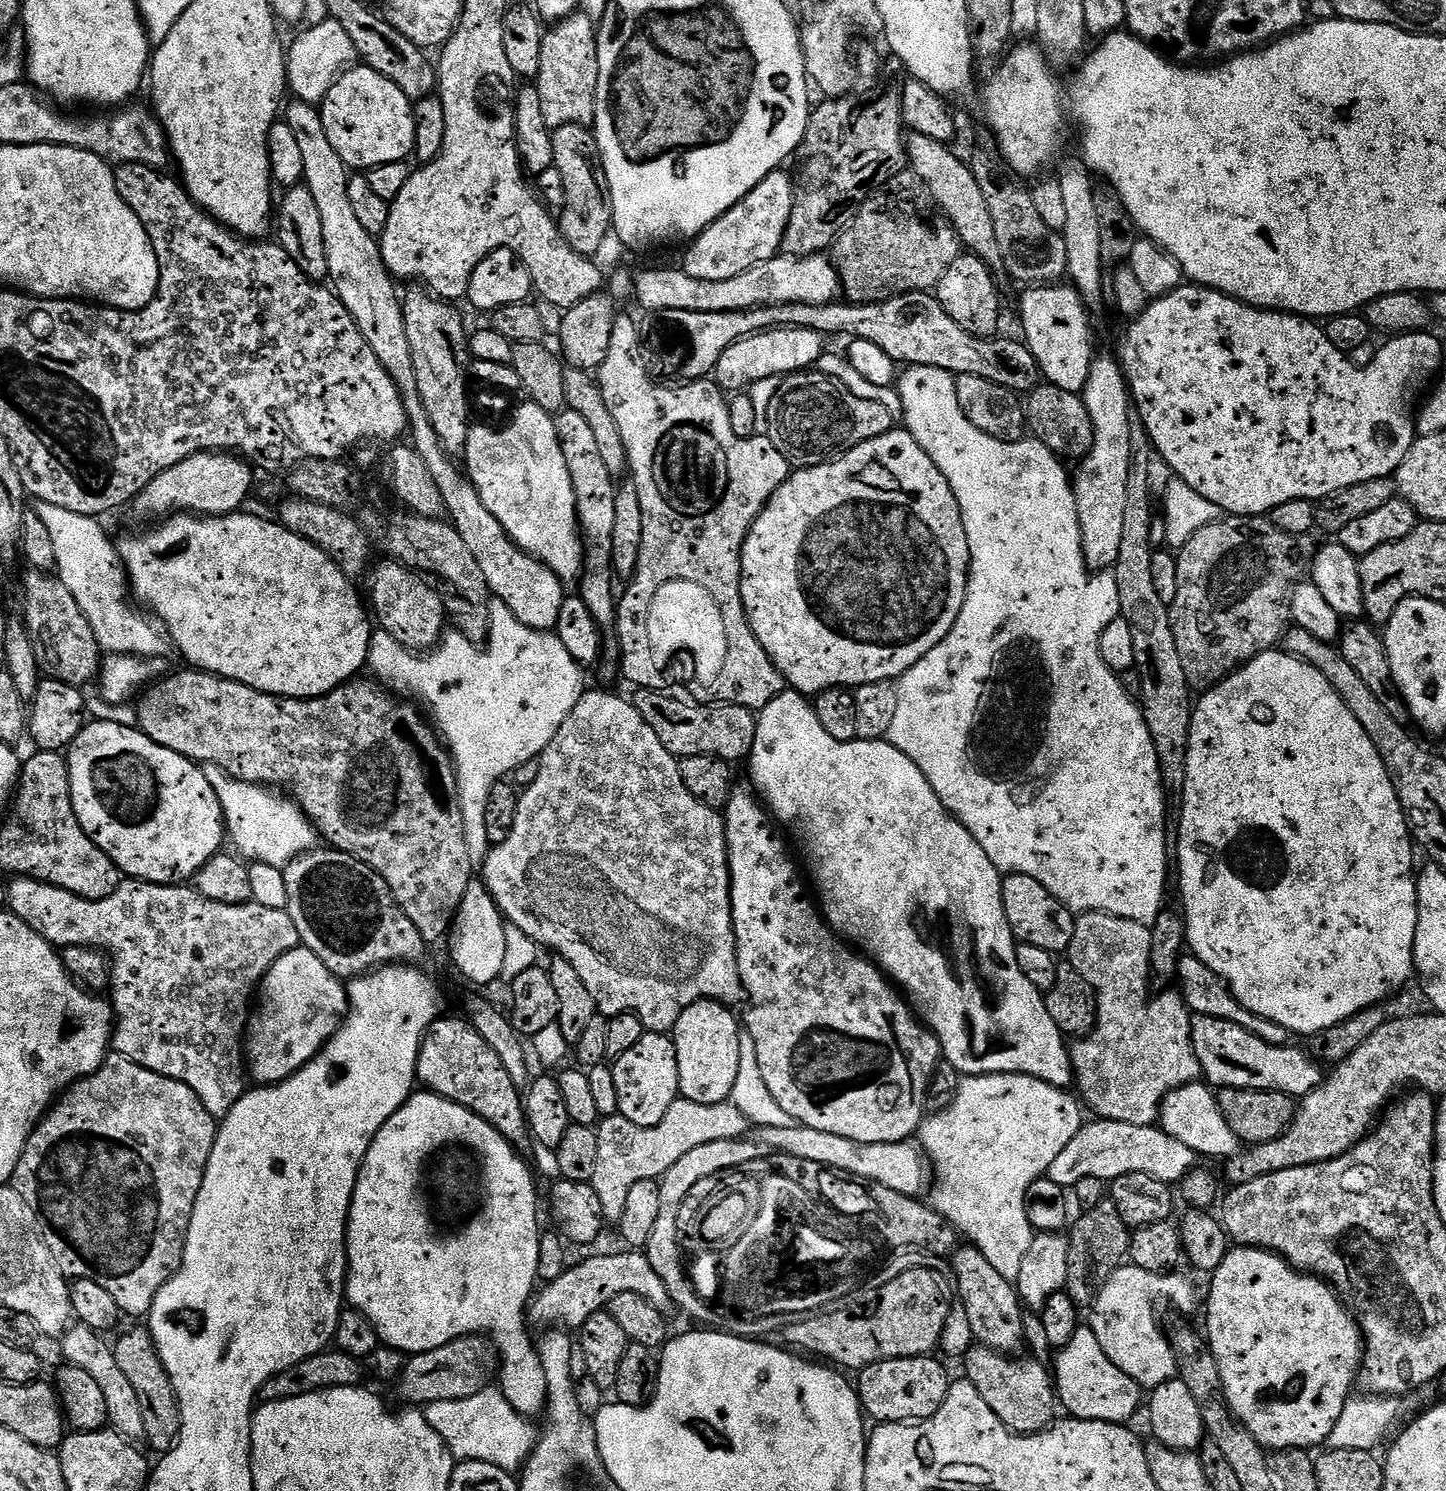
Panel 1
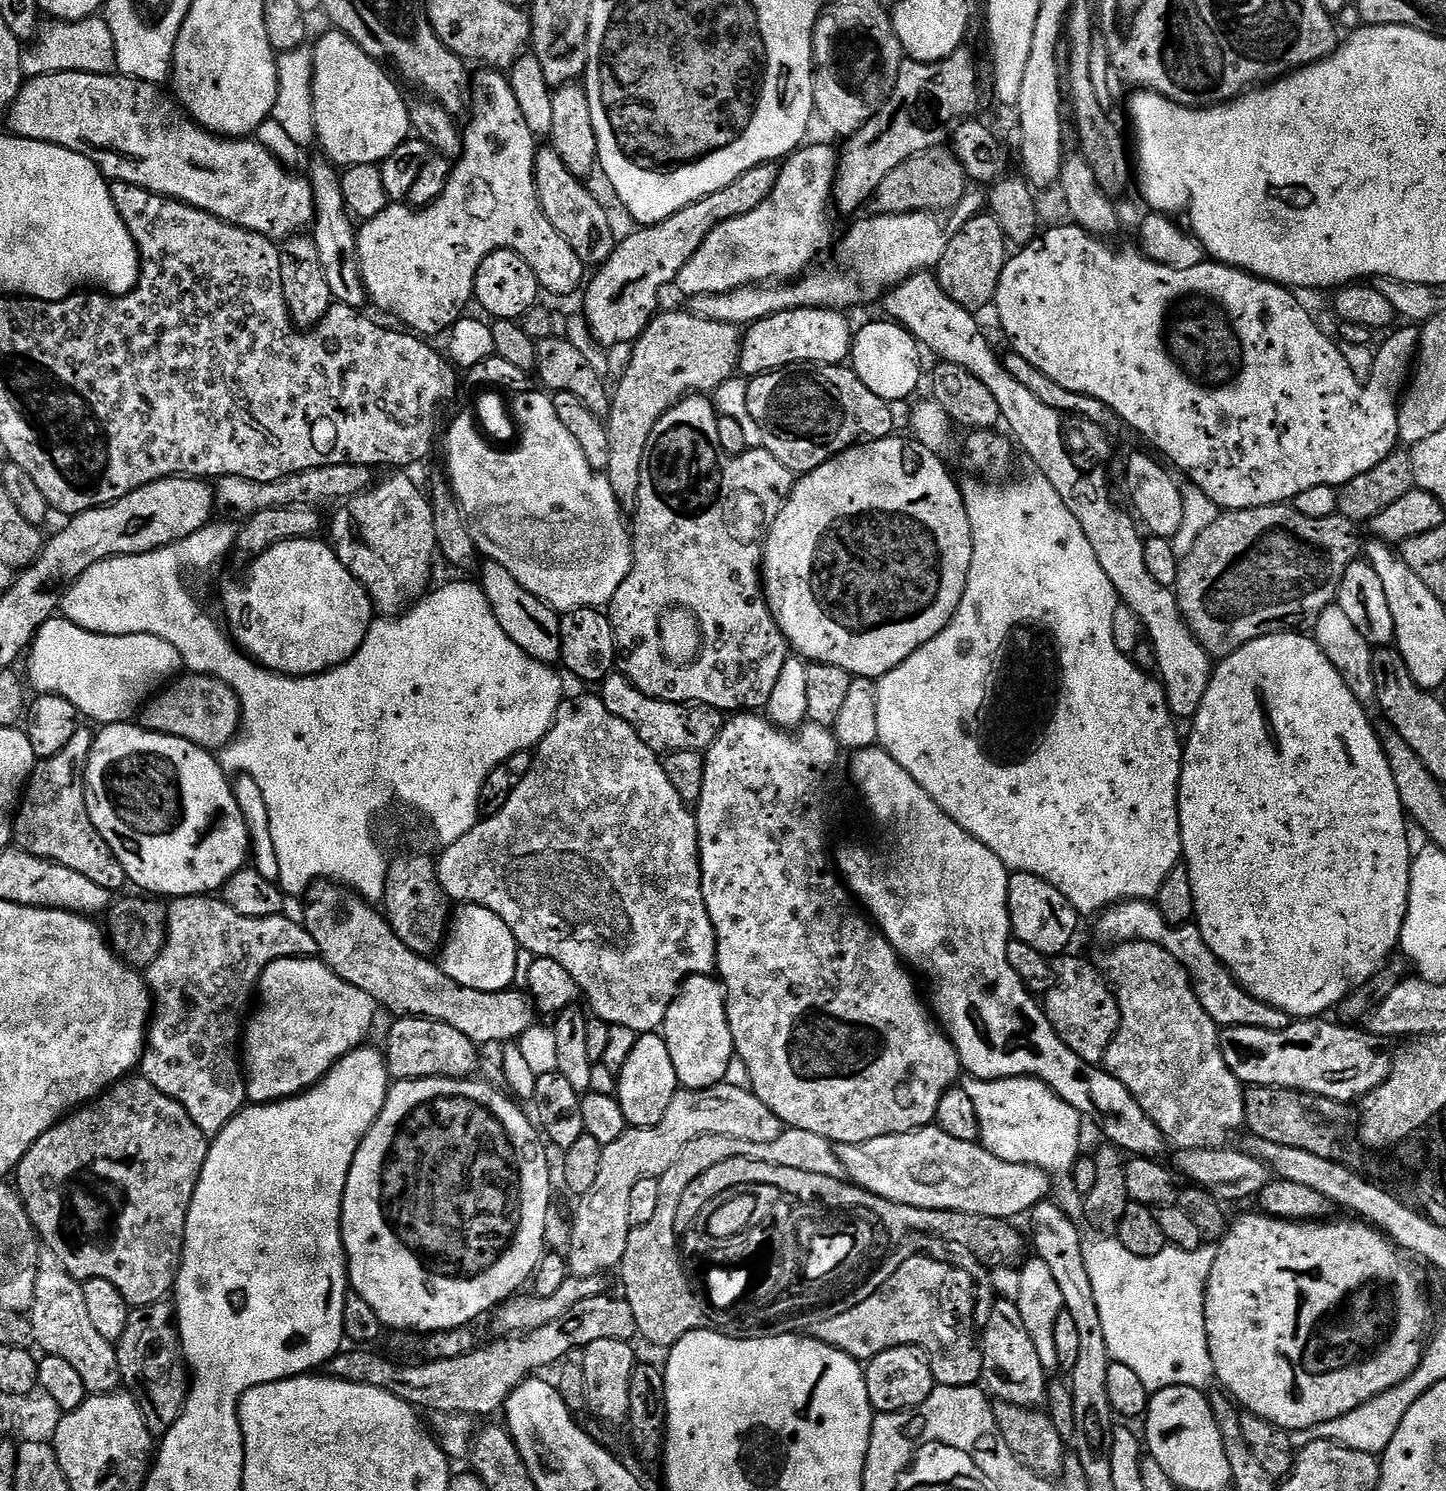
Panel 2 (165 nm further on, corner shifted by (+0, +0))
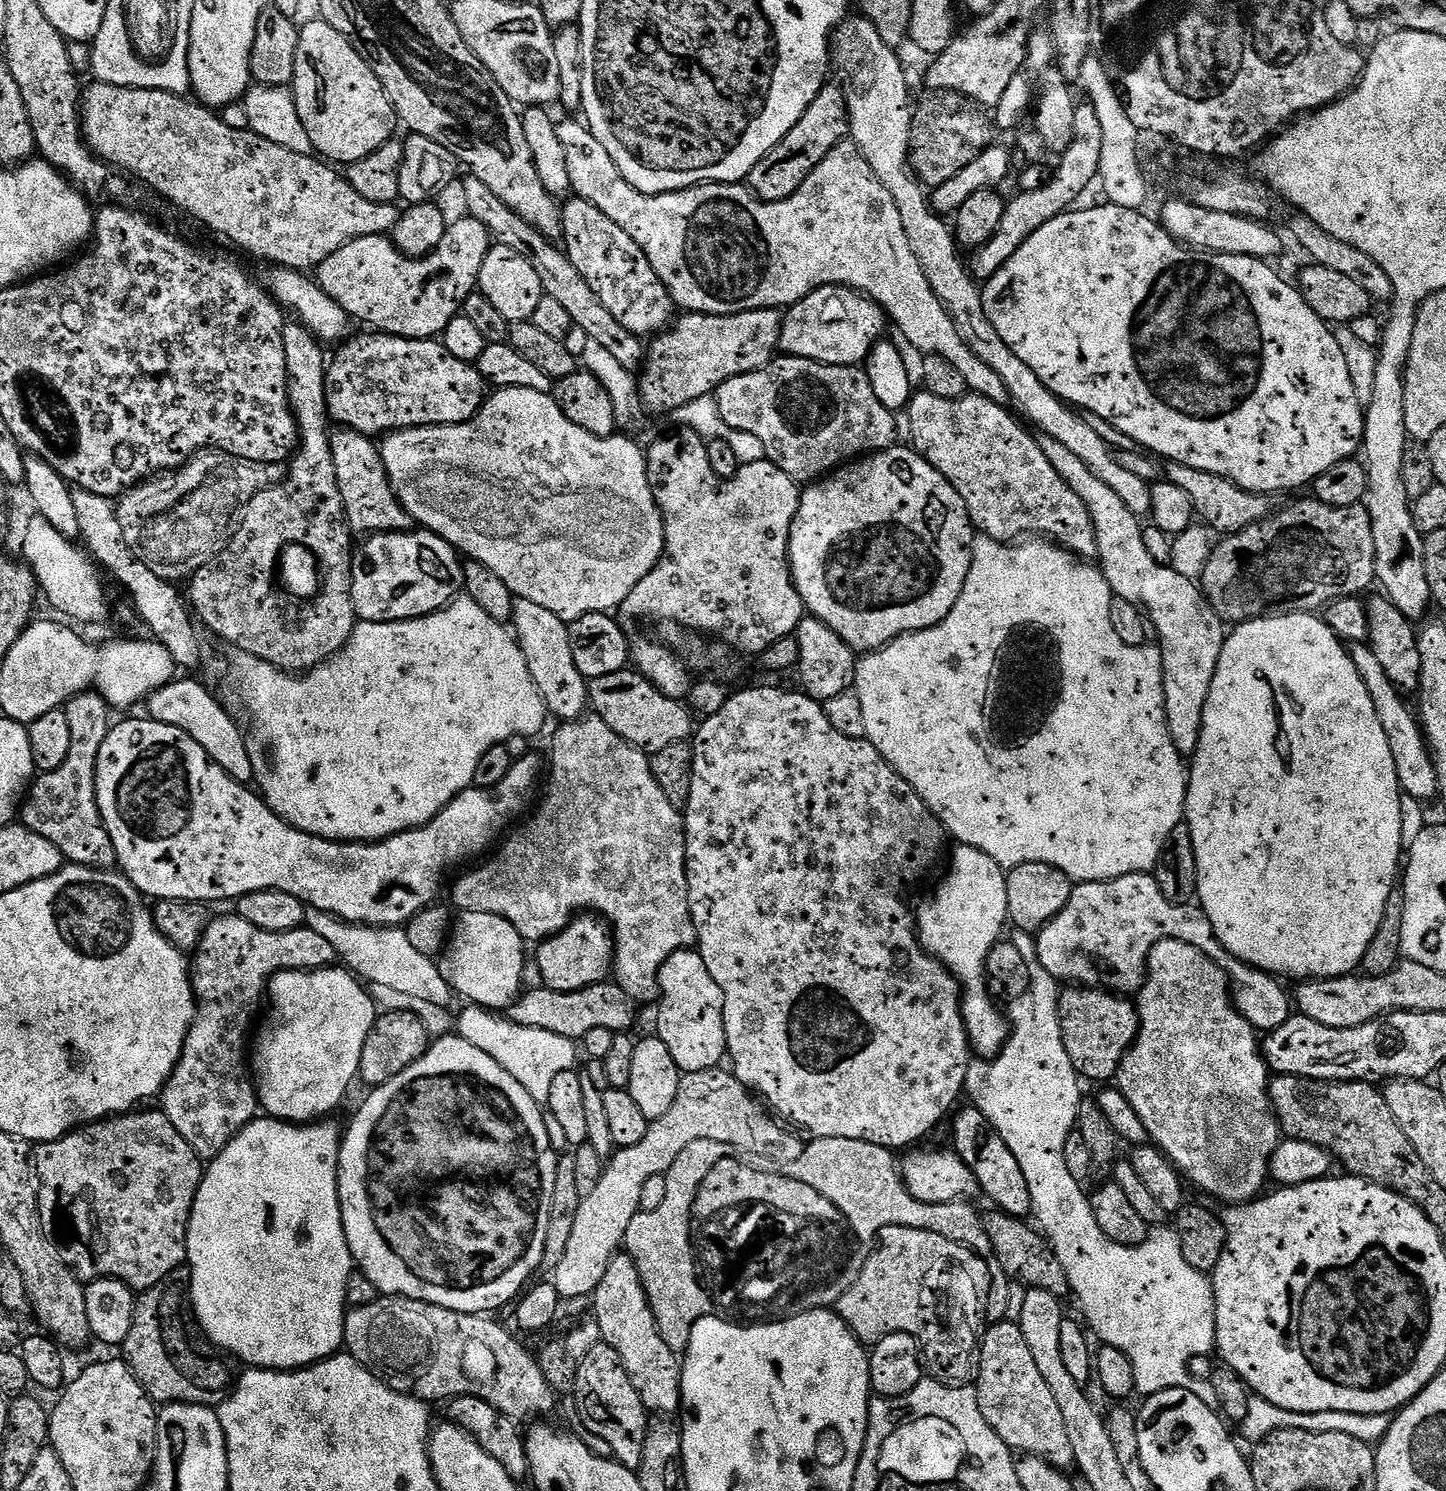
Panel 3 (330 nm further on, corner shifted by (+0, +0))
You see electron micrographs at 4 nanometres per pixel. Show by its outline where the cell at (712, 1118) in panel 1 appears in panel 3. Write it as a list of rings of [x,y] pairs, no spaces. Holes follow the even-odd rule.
[[[714,1067],[683,1073],[674,1106],[670,1106],[662,1118],[649,1123],[646,1138],[642,1138],[638,1146],[619,1149],[607,1163],[598,1186],[582,1197],[578,1214],[574,1214],[574,1231],[570,1234],[566,1255],[554,1273],[556,1289],[565,1301],[576,1300],[579,1296],[588,1298],[595,1293],[598,1282],[602,1282],[602,1276],[621,1251],[630,1222],[634,1222],[641,1212],[642,1190],[646,1182],[667,1174],[670,1166],[674,1166],[674,1158],[678,1158],[690,1142],[726,1142],[737,1153],[765,1156],[776,1166],[787,1166],[802,1158],[805,1141],[799,1140],[795,1131],[787,1132],[779,1119],[769,1115],[765,1105],[736,1075],[728,1070],[720,1071],[719,1067]]]

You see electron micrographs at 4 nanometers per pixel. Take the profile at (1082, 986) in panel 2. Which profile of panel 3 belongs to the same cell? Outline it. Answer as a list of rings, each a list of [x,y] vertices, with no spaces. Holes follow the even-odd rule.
[[[1068,986],[1060,997],[1060,1025],[1077,1073],[1085,1081],[1108,1080],[1119,1073],[1124,1056],[1140,1033],[1140,1013],[1131,999],[1111,990]]]

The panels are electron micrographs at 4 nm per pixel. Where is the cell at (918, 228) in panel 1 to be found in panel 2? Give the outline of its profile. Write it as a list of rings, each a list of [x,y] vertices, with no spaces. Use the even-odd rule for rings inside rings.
[[[941,146],[931,148],[922,154],[914,154],[890,170],[886,178],[878,186],[874,197],[874,204],[877,204],[881,213],[889,216],[900,216],[903,212],[935,212],[939,213],[940,208],[955,209],[960,203],[965,192],[969,191],[970,181],[964,173],[962,162],[956,157],[951,147]]]

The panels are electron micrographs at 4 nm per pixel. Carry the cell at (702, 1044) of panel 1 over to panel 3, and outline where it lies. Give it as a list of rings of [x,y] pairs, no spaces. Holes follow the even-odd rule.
[[[699,951],[675,952],[660,971],[660,1029],[658,1035],[674,1054],[681,1073],[701,1072],[717,1067],[728,1051],[724,1021],[724,991],[710,978],[706,962]]]

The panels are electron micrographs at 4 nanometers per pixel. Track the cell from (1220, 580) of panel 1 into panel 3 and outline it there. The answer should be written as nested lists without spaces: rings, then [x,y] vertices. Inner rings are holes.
[[[1309,498],[1309,500],[1300,500],[1297,504],[1292,504],[1289,508],[1273,511],[1264,520],[1259,520],[1257,524],[1246,526],[1246,530],[1233,532],[1225,535],[1224,540],[1215,545],[1212,549],[1212,556],[1208,559],[1208,565],[1202,577],[1202,591],[1208,598],[1208,603],[1212,609],[1219,614],[1229,625],[1235,626],[1243,624],[1246,620],[1256,620],[1260,616],[1269,614],[1283,614],[1285,612],[1310,612],[1319,613],[1321,610],[1339,600],[1342,596],[1356,596],[1364,594],[1371,584],[1376,580],[1376,551],[1374,550],[1374,530],[1372,529],[1372,519],[1368,513],[1367,507],[1363,503],[1354,506],[1330,506],[1323,504],[1321,500]]]

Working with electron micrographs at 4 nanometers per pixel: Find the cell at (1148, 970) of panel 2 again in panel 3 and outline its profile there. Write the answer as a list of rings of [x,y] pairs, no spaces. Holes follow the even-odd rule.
[[[1162,939],[1152,947],[1148,955],[1148,979],[1145,980],[1144,987],[1135,1001],[1136,1011],[1140,1013],[1140,1033],[1136,1036],[1131,1050],[1124,1056],[1123,1063],[1120,1064],[1118,1087],[1120,1093],[1126,1098],[1126,1102],[1130,1102],[1134,1114],[1138,1114],[1138,1118],[1146,1126],[1151,1143],[1176,1165],[1183,1179],[1189,1185],[1197,1184],[1206,1195],[1221,1200],[1221,1205],[1231,1206],[1247,1204],[1265,1191],[1264,1183],[1269,1183],[1270,1180],[1272,1155],[1280,1144],[1282,1133],[1280,1119],[1276,1117],[1276,1111],[1272,1108],[1270,1065],[1262,1051],[1258,1033],[1236,1007],[1230,990],[1228,994],[1228,976],[1211,960],[1212,958],[1198,946],[1187,945],[1186,942],[1178,940]]]

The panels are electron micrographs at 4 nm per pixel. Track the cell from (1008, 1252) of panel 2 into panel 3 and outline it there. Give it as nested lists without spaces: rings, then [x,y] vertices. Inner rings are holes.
[[[992,1210],[992,1213],[984,1216],[986,1234],[990,1234],[995,1263],[1000,1263],[999,1271],[1005,1272],[1017,1285],[1024,1284],[1025,1289],[1041,1288],[1055,1296],[1067,1297],[1070,1289],[1066,1274],[1062,1270],[1062,1262],[1058,1262],[1047,1239],[1031,1223],[1024,1223],[1028,1222],[999,1210]]]

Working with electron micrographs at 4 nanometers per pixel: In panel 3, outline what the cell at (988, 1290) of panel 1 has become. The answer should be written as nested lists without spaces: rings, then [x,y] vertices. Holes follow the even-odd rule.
[[[996,1322],[985,1331],[980,1341],[978,1359],[980,1370],[974,1381],[978,1410],[982,1410],[982,1418],[996,1431],[998,1438],[1006,1442],[1013,1453],[1026,1456],[1037,1456],[1061,1470],[1071,1469],[1076,1463],[1074,1450],[1070,1448],[1070,1434],[1066,1434],[1066,1422],[1062,1422],[1062,1410],[1058,1410],[1058,1402],[1050,1386],[1042,1379],[1041,1372],[1034,1362],[1030,1345],[1023,1336],[1019,1323]]]

